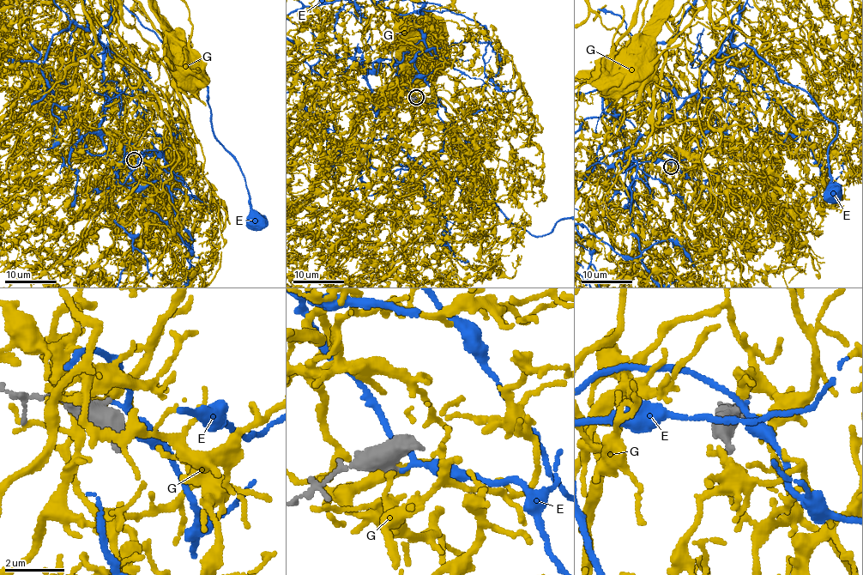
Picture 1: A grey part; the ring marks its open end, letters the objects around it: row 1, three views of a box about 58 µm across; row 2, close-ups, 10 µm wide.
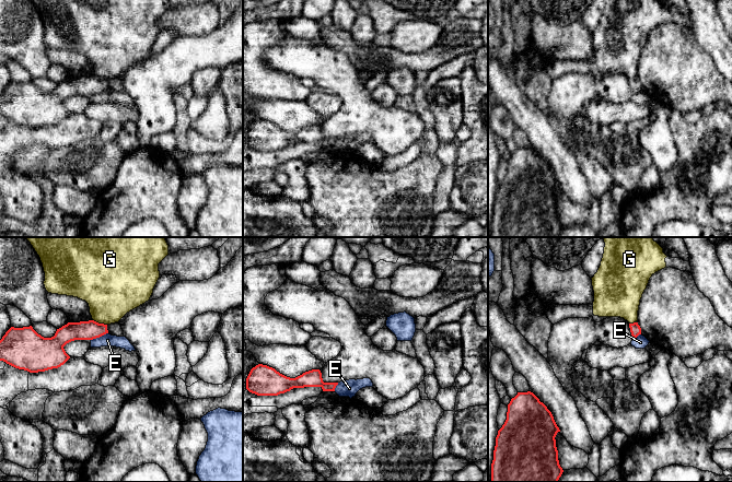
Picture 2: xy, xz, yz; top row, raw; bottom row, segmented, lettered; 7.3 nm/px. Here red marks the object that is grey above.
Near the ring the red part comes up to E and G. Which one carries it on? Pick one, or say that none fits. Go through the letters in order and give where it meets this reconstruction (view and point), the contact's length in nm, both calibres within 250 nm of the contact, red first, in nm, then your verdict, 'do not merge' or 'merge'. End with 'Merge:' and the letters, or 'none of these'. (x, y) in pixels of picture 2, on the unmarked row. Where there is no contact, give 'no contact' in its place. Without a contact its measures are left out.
E: meets red in xy at (99, 92); contact 140 nm long; 140 nm thick on the red side, 100 nm on the other; do not merge
G: meets red in xy at (100, 79); contact 110 nm long; 140 nm thick on the red side, 380 nm on the other; do not merge
Merge: none of these

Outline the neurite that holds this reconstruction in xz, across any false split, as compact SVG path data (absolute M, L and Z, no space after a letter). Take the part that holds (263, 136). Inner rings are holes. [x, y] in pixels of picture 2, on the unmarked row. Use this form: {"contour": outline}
{"contour": "M258 119L246 133L246 144L257 151L278 151L293 143L321 142L323 146L335 146L338 138L324 138L319 125L312 125L290 133L275 124Z"}

